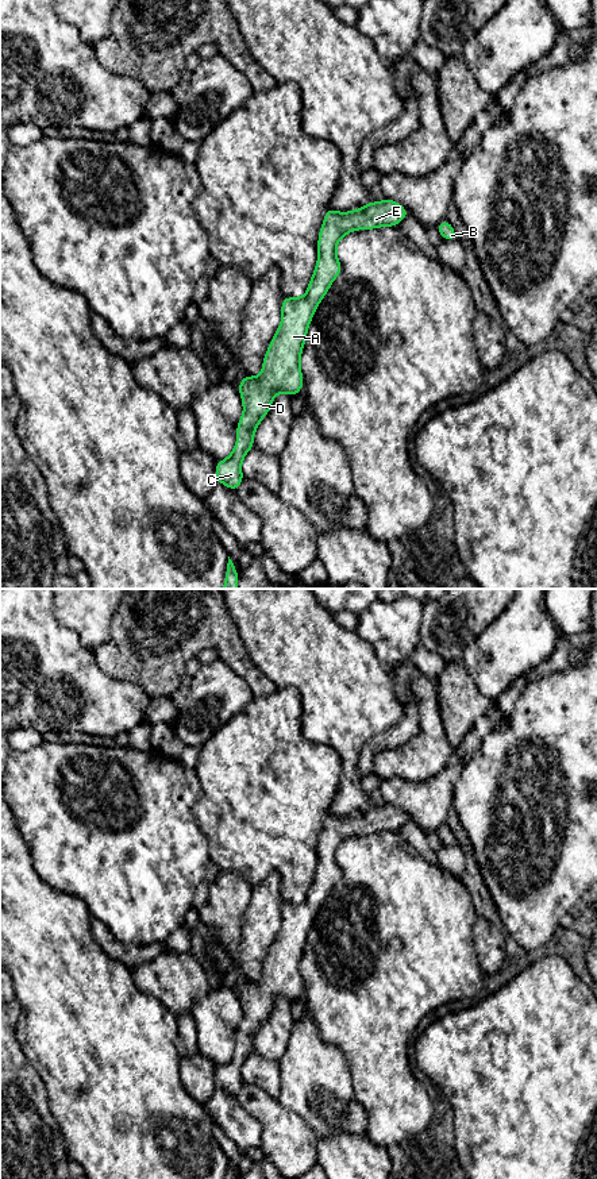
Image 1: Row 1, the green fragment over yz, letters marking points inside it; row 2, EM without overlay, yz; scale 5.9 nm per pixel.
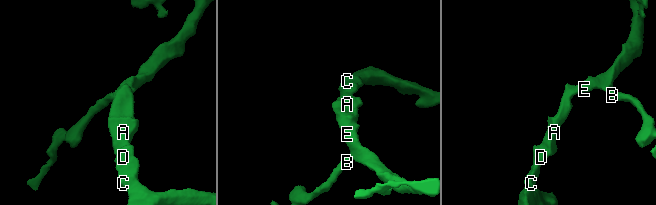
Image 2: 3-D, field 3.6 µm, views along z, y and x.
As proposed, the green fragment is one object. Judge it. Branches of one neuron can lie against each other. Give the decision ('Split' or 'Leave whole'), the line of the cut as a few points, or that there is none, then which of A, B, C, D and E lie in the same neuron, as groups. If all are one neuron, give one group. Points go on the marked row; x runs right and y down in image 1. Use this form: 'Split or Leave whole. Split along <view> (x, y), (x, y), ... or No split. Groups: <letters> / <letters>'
Leave whole. No split. Groups: A B C D E

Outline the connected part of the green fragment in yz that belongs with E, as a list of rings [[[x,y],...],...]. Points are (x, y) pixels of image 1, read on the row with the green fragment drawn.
[[[384,197],[382,201],[369,201],[365,207],[338,212],[327,208],[317,239],[317,262],[303,297],[282,297],[281,323],[273,336],[258,377],[244,375],[238,384],[243,404],[243,415],[236,425],[236,444],[232,452],[216,462],[216,482],[231,490],[238,490],[244,477],[242,462],[254,447],[254,432],[262,419],[270,412],[278,393],[294,396],[304,386],[300,369],[303,346],[307,342],[308,325],[317,305],[326,297],[330,286],[342,273],[336,255],[339,240],[357,230],[397,227],[409,212],[397,201]]]

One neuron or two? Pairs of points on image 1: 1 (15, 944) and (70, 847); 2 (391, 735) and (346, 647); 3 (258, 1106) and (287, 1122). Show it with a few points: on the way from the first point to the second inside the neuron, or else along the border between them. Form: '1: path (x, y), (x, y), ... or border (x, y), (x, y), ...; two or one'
1: border (31, 858), (31, 865), (41, 878), (79, 897); two
2: border (405, 706), (393, 725), (362, 748); two
3: path (265, 1109), (280, 1122); one

